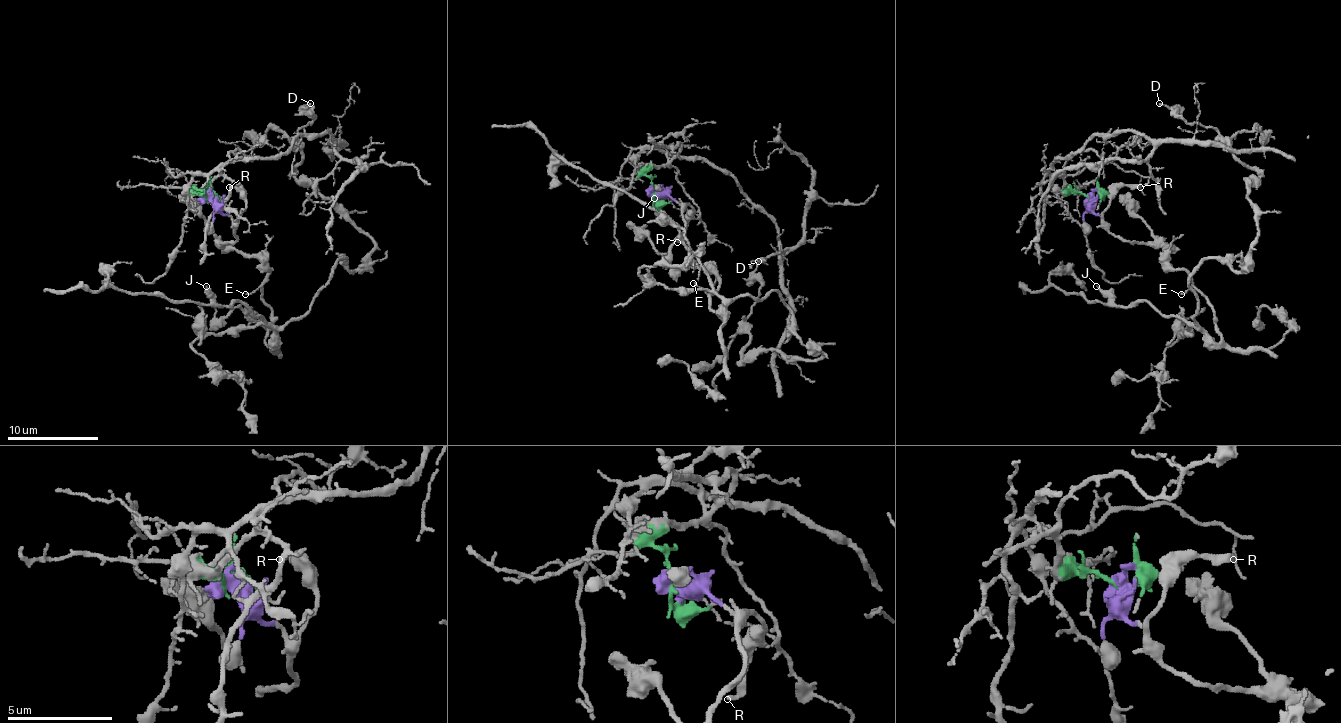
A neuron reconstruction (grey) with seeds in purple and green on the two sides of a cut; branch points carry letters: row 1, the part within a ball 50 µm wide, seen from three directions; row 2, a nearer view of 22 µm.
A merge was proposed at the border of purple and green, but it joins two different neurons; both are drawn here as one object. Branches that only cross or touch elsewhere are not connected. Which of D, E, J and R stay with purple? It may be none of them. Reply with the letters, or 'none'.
D, E, J, R

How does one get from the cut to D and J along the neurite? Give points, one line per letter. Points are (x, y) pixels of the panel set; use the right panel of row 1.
D: (1090, 197), (1183, 270), (1218, 343), (1188, 279), (1206, 259), (1240, 270), (1259, 175), (1158, 104)
J: (1090, 197), (1117, 236), (1161, 245), (1215, 311), (1220, 341), (1149, 302), (1117, 307), (1097, 286)

